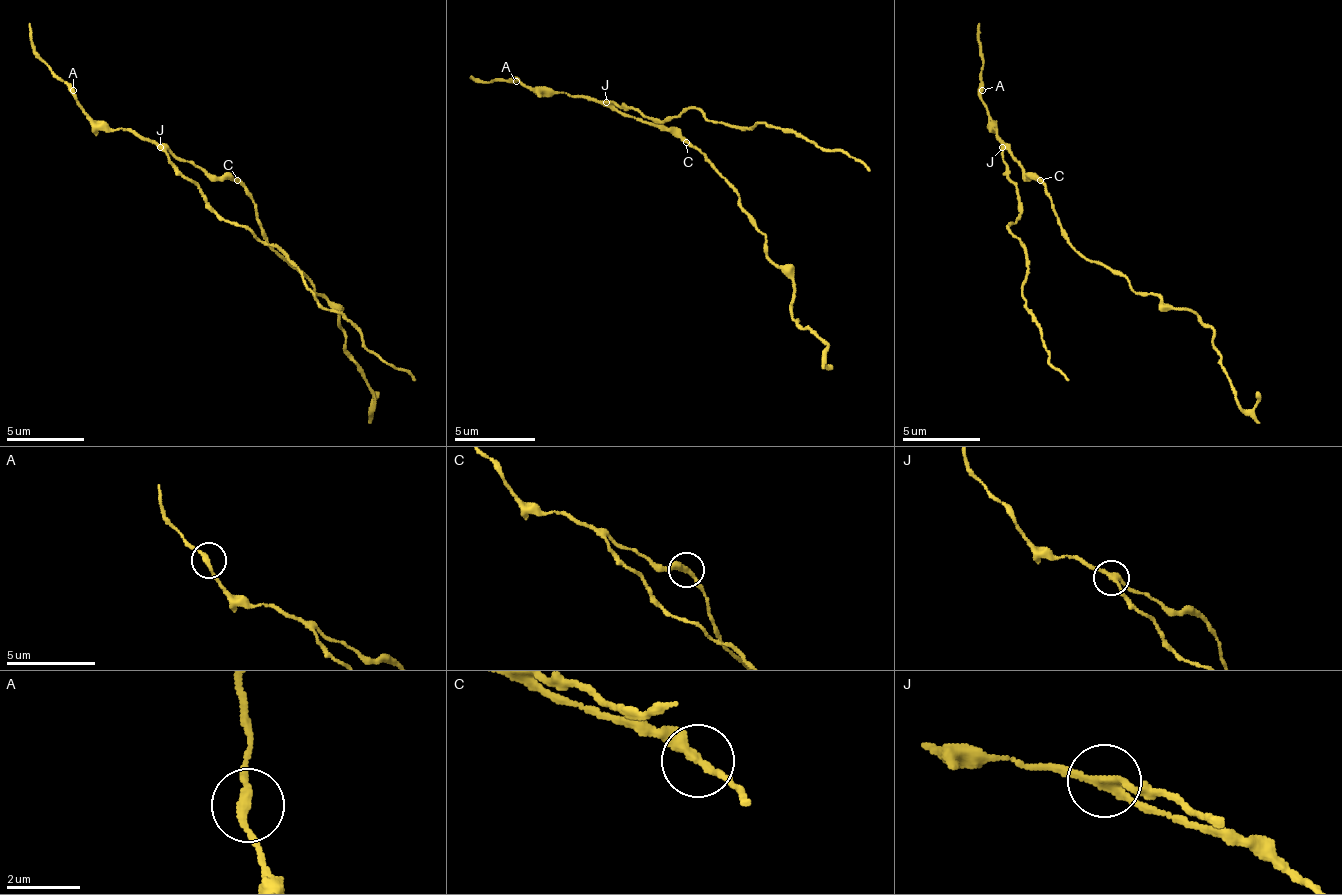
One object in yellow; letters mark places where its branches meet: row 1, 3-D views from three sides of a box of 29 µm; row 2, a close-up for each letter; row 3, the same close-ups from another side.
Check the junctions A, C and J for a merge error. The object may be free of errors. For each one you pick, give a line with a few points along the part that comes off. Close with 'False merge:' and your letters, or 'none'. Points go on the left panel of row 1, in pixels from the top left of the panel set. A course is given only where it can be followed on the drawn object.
J: foreign part runs (159, 148), (210, 203), (280, 250), (315, 297), (370, 351), (417, 379)
False merge: J

